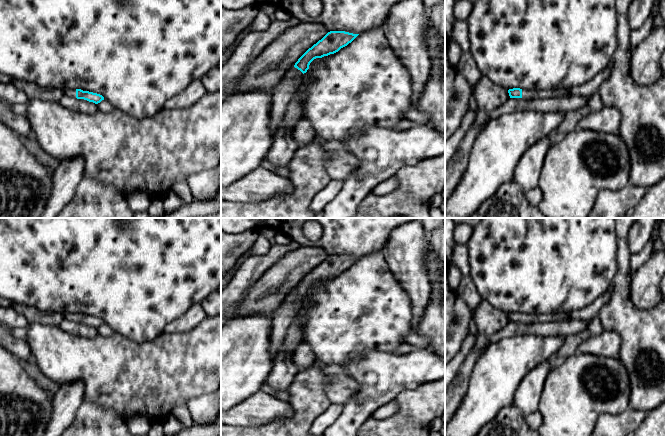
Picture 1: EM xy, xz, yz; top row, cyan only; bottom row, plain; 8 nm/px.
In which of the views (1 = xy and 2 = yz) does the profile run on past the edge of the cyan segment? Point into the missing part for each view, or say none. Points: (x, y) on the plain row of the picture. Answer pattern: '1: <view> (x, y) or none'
1: xy (68, 316)
2: yz (526, 318)

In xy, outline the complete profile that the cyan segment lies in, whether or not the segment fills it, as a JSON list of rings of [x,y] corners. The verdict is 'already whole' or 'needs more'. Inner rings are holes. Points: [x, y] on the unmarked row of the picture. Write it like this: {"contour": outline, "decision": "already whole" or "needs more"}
{"contour": [[[65,313],[64,317],[65,320],[69,320],[77,323],[84,323],[89,326],[93,326],[95,328],[98,328],[102,324],[104,324],[104,321],[100,318],[89,316],[89,315],[83,315],[81,313]]], "decision": "needs more"}

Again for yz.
{"contour": [[[520,312],[509,313],[510,322],[523,322],[526,324],[537,322],[553,322],[566,320],[571,313],[553,313],[553,314],[524,314]]], "decision": "needs more"}

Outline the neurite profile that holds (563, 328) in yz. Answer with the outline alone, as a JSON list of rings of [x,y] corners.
[[[580,319],[558,320],[553,322],[537,322],[526,324],[523,322],[509,322],[502,329],[495,332],[489,344],[504,338],[534,334],[539,336],[567,336],[587,330],[589,321]]]

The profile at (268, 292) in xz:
[[[300,246],[287,252],[249,288],[233,318],[272,314],[298,283],[327,257],[326,250],[317,247]]]

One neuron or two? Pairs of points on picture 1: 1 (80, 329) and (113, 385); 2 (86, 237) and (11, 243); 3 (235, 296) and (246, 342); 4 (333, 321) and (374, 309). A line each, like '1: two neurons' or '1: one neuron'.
1: two neurons
2: one neuron
3: two neurons
4: one neuron

